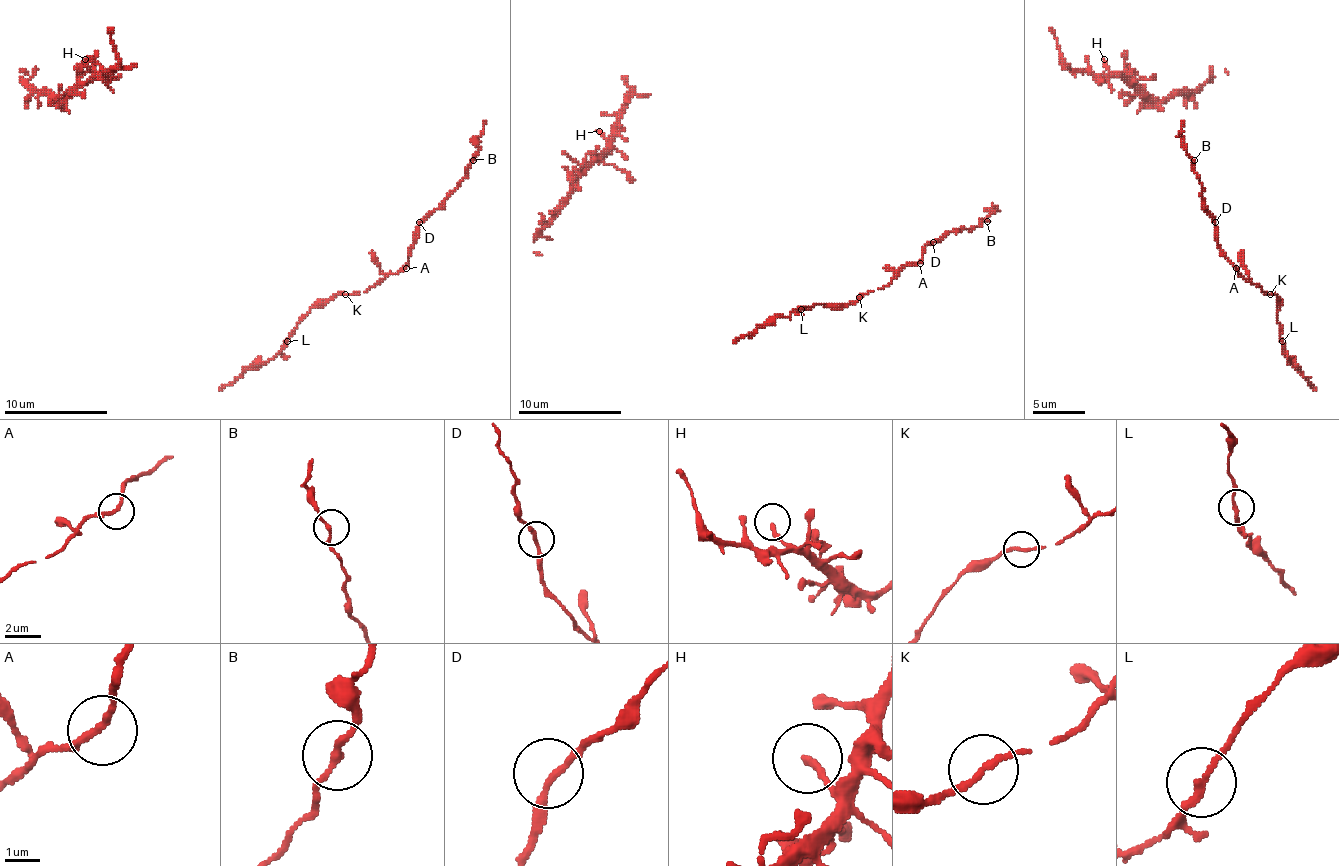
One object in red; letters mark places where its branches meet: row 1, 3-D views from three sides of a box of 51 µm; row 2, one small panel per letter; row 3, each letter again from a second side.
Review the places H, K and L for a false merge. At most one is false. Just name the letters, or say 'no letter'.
no letter

